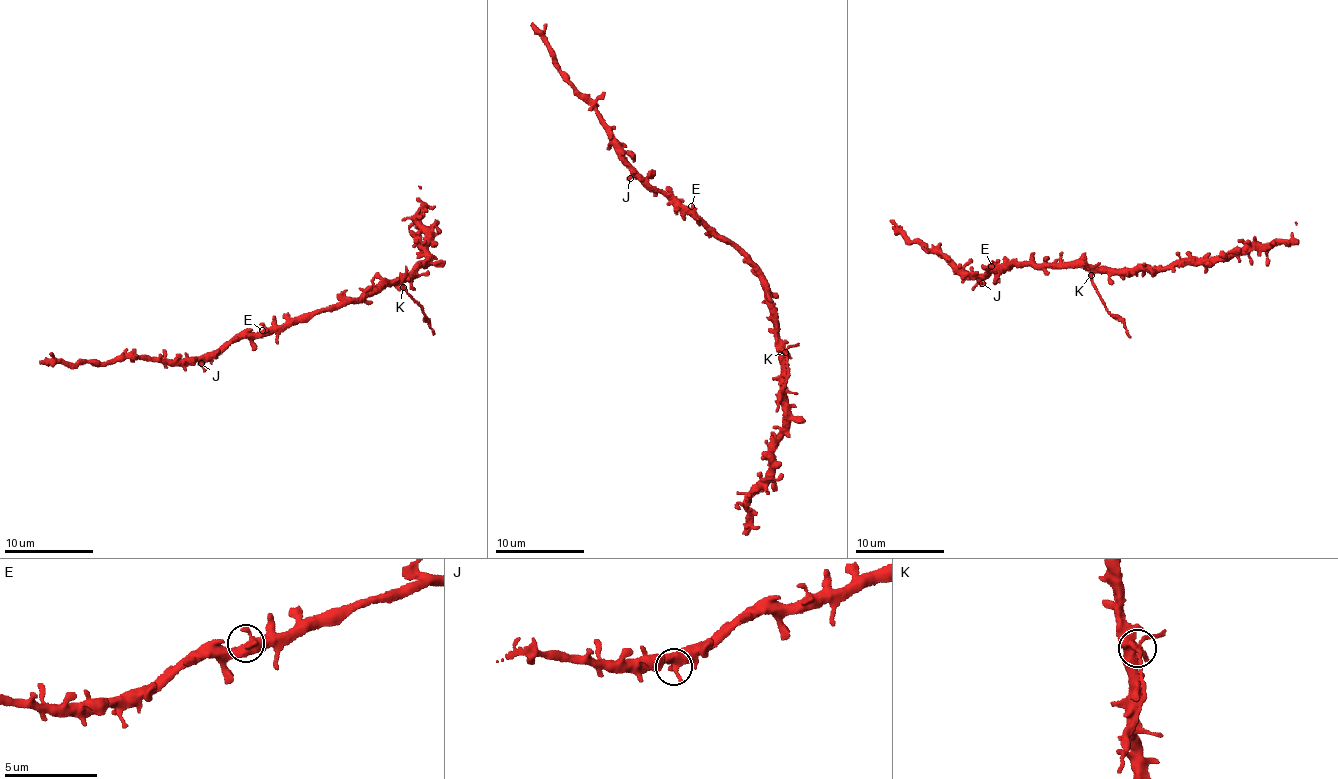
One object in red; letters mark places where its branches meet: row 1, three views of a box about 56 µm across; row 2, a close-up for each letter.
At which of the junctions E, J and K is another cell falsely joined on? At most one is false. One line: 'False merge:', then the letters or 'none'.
False merge: K

